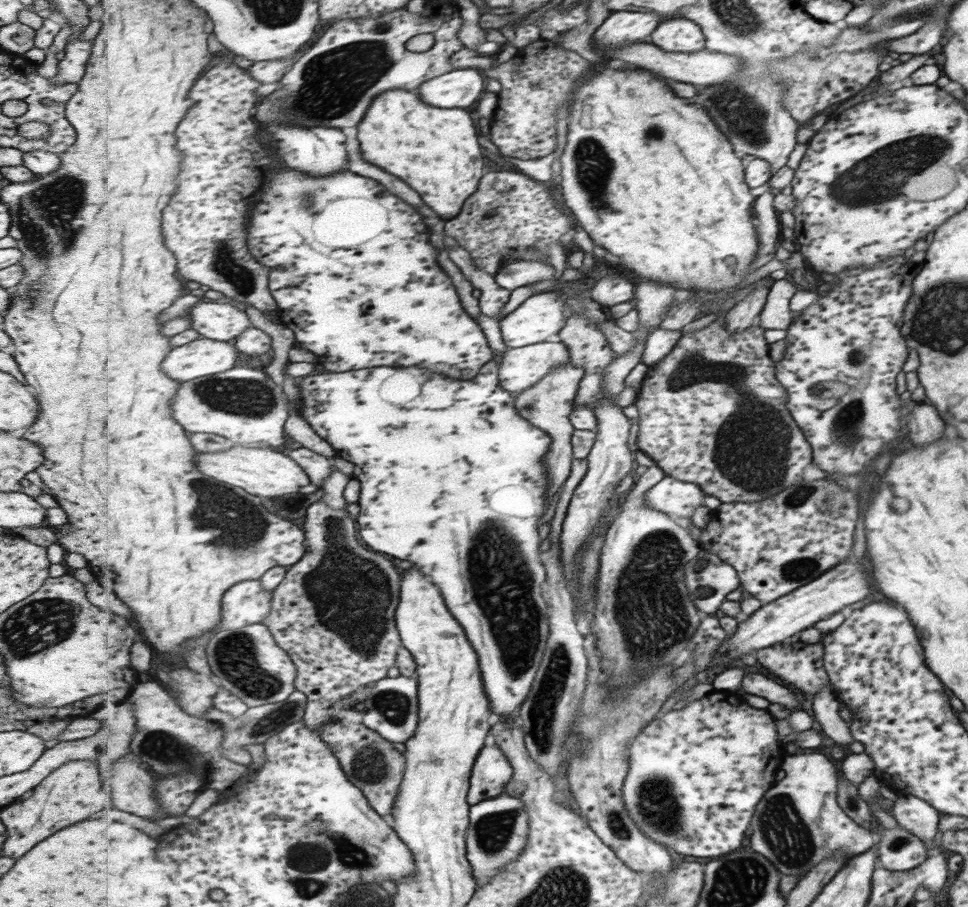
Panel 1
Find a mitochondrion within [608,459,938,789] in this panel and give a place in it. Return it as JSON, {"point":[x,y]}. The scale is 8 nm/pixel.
{"point":[651,607]}

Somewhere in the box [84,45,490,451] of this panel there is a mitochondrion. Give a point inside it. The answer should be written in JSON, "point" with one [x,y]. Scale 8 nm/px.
{"point":[244,393]}

